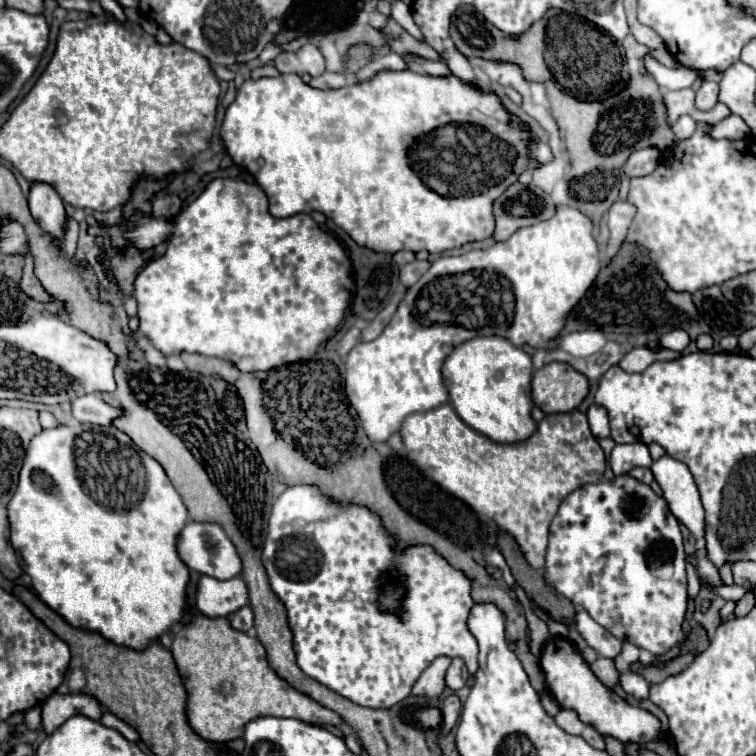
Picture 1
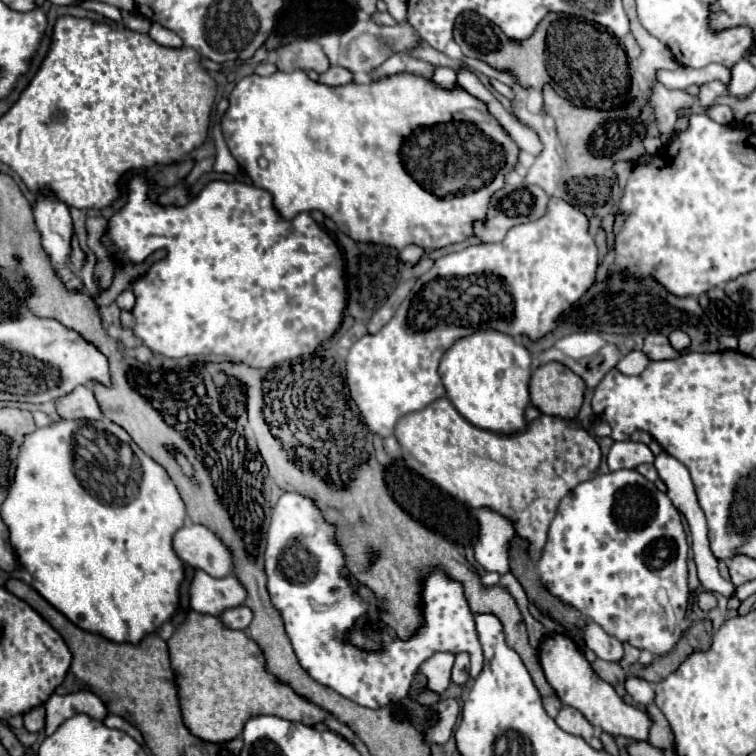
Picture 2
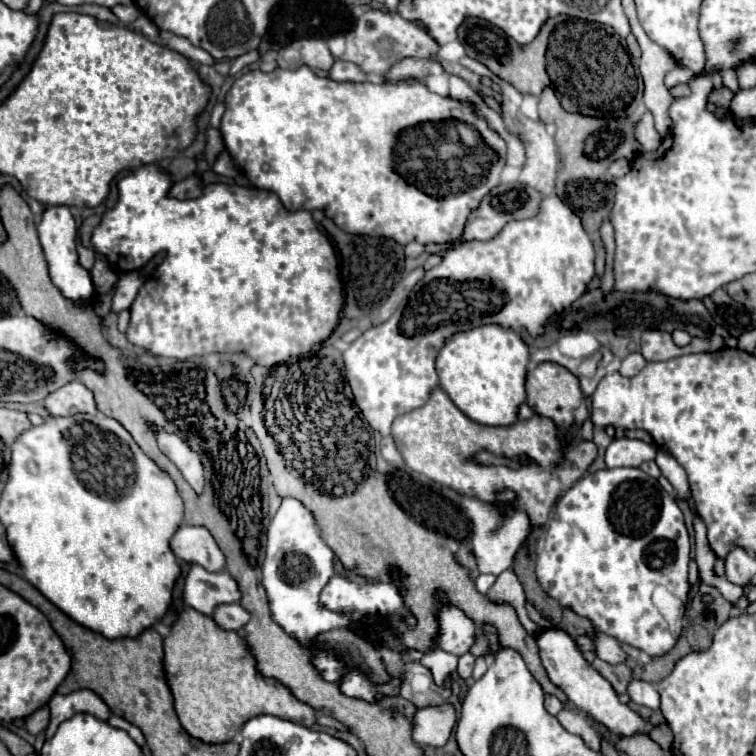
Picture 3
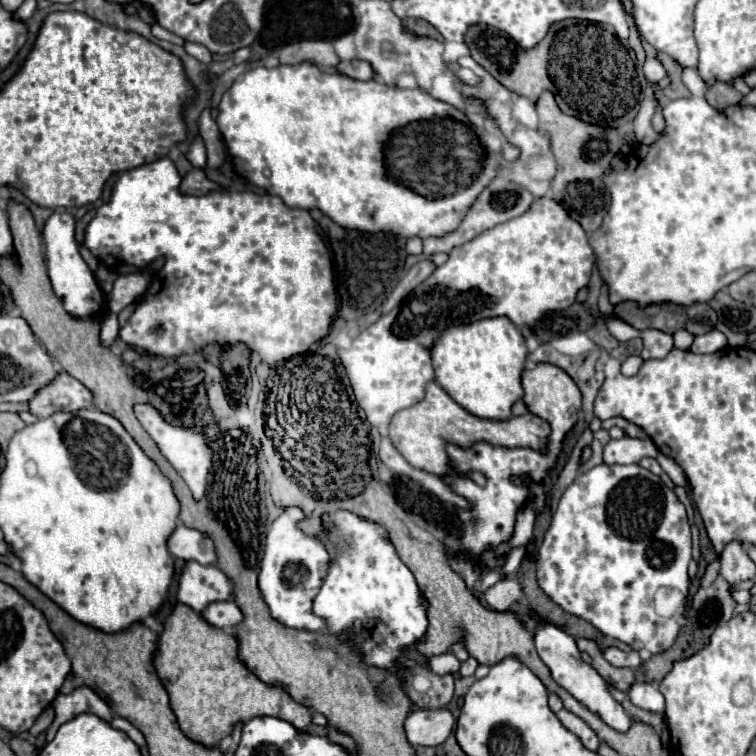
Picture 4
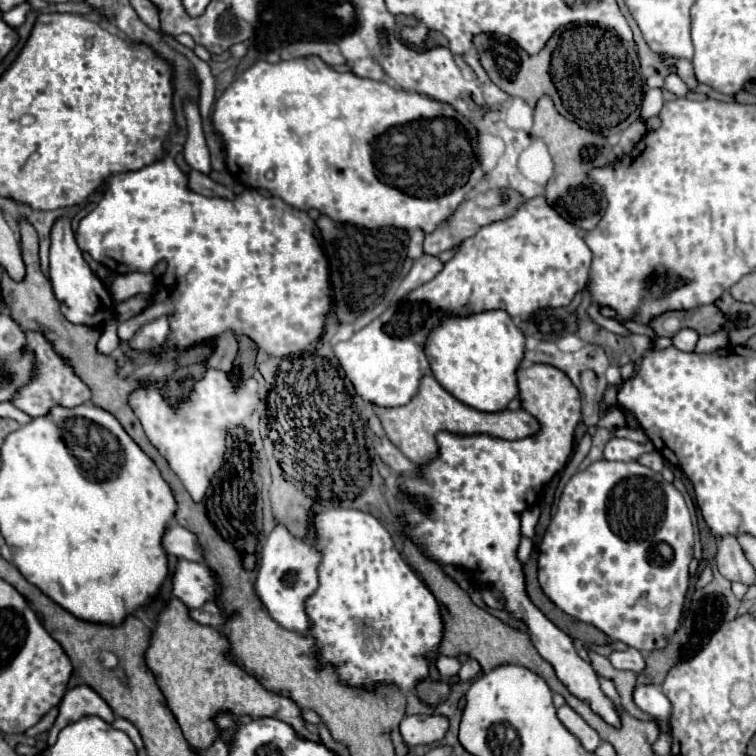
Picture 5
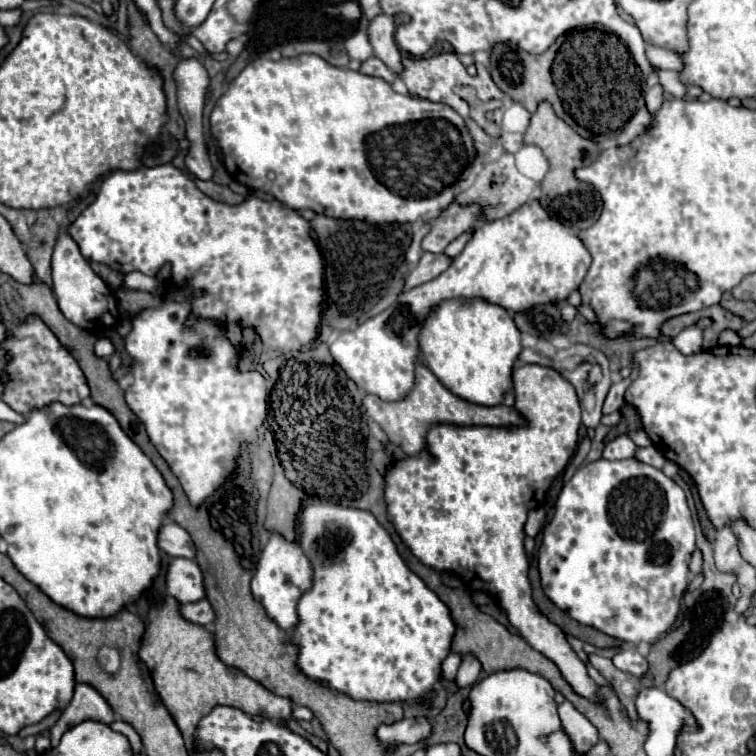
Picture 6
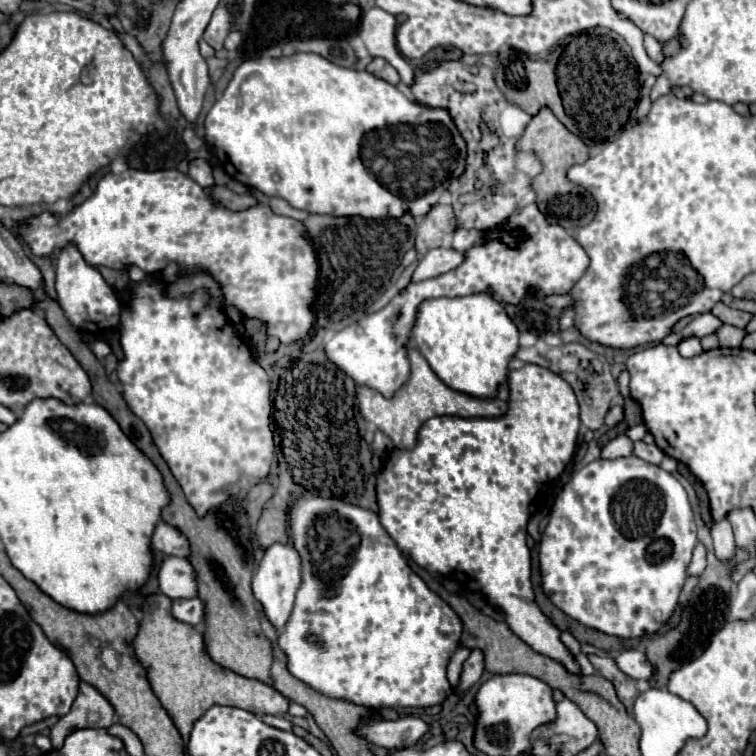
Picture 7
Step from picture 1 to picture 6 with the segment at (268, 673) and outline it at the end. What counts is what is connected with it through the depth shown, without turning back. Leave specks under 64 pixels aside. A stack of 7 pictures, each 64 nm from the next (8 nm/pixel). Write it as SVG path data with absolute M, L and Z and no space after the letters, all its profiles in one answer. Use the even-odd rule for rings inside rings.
M164 596L158 604L154 604L148 610L148 624L144 630L144 636L140 640L140 660L148 666L154 688L160 694L164 706L176 720L186 748L190 752L194 730L204 714L208 714L214 706L234 706L244 710L250 716L264 716L270 720L284 720L288 728L300 736L304 736L308 742L312 742L316 748L320 748L324 754L328 752L328 744L312 734L308 734L294 718L292 718L292 702L288 698L276 696L274 692L268 692L260 682L248 678L236 668L230 668L222 664L214 652L214 638L208 630L204 630L198 624L192 624L184 620L178 612L178 600L172 600L172 596Z

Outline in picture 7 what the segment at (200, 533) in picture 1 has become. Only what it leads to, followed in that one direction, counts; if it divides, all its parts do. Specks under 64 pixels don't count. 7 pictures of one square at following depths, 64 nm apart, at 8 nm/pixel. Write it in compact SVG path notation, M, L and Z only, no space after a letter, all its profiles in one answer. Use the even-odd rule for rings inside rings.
M158 522L152 534L152 548L166 554L166 556L178 556L178 558L188 558L190 548L188 540L170 524Z

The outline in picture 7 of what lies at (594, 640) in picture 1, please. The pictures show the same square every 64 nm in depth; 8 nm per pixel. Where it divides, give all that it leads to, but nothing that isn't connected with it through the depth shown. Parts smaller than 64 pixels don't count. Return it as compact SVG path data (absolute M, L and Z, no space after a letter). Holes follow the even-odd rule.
M622 650L616 658L616 664L624 674L628 674L634 680L650 680L654 670L646 654L640 650Z

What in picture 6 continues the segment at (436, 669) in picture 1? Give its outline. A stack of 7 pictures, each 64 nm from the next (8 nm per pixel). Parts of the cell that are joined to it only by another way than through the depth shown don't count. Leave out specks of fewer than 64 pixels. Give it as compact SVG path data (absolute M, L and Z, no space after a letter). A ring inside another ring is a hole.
M452 652L446 660L444 660L444 664L442 664L442 672L444 672L444 678L446 680L454 680L456 678L456 672L458 672L458 666L460 666L460 654L456 654L456 652Z

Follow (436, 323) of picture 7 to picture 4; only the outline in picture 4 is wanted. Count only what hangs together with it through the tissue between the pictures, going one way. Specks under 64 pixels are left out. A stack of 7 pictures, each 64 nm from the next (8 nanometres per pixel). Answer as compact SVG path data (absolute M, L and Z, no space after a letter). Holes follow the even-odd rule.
M506 316L446 328L430 348L436 382L462 408L488 420L506 420L512 414L512 404L522 398L520 374L524 370L526 354L524 336Z

